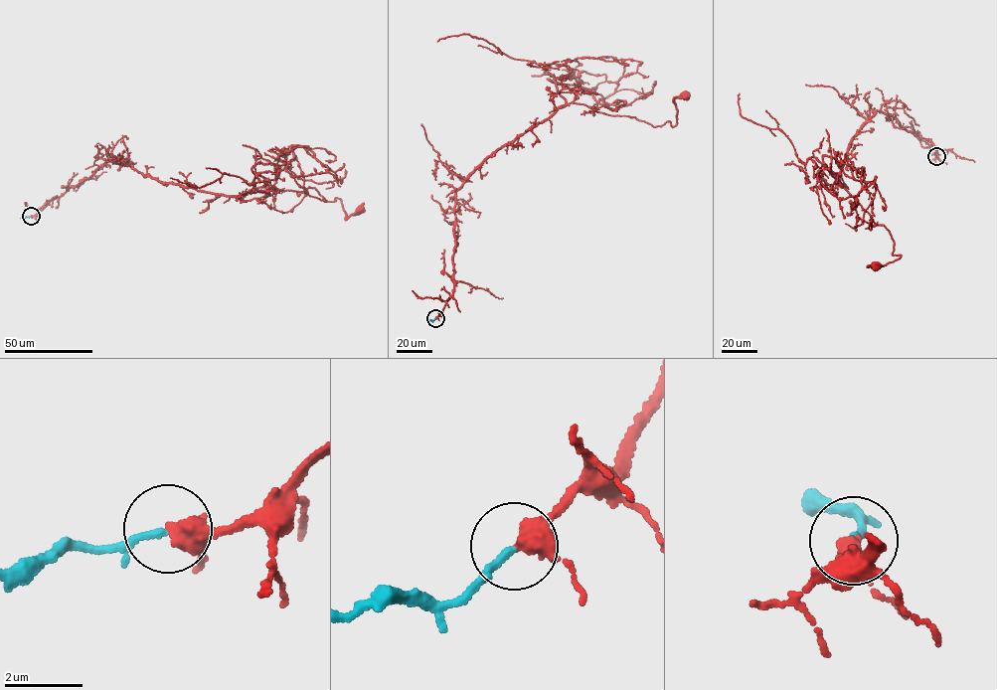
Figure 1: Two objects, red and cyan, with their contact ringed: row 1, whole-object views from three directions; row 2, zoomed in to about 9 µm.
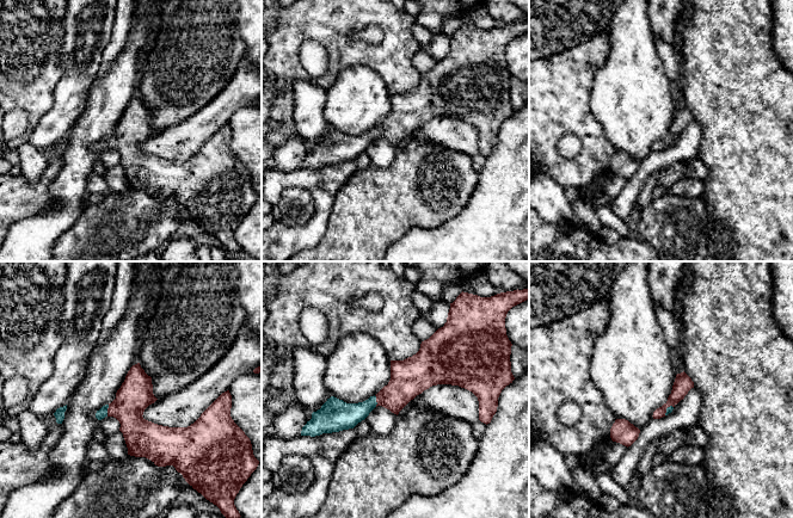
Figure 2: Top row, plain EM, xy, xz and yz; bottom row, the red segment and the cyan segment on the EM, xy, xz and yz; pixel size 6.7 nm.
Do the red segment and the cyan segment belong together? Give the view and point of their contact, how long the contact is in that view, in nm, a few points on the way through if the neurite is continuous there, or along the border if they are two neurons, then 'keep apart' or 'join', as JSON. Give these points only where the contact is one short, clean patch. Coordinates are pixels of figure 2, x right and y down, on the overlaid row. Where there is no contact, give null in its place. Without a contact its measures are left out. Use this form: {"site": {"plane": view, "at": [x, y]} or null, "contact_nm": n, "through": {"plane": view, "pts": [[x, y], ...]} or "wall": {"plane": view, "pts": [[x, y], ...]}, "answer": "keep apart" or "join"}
{"site": {"plane": "xy", "at": [108, 411]}, "contact_nm": 80, "through": {"plane": "xy", "pts": [[135, 394], [121, 408], [108, 411], [102, 413]]}, "answer": "join"}

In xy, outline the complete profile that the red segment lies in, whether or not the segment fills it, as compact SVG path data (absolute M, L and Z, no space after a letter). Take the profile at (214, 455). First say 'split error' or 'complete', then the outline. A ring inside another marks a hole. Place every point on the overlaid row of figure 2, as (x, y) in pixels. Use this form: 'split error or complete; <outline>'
split error; M137 363L128 371L116 393L116 399L97 411L96 418L102 420L105 417L113 417L119 421L119 431L123 433L128 455L146 457L158 467L173 465L185 481L216 505L226 518L240 518L234 499L257 469L259 461L253 455L250 438L230 417L232 395L229 390L222 393L188 427L168 427L146 420L142 417L145 409L156 400L153 394L152 377Z

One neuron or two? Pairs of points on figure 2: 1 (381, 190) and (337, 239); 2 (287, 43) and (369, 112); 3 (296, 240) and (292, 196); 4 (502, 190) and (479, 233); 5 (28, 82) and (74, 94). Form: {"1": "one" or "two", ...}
{"1": "one", "2": "two", "3": "two", "4": "one", "5": "two"}

